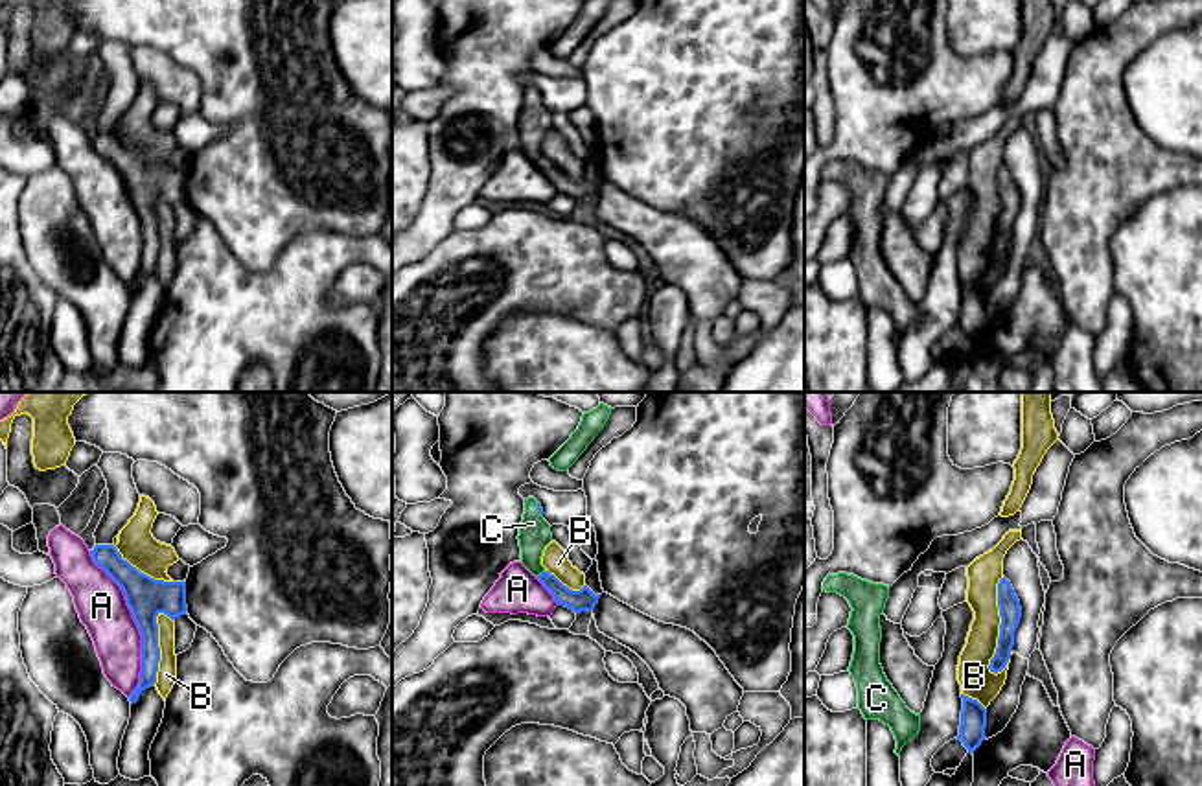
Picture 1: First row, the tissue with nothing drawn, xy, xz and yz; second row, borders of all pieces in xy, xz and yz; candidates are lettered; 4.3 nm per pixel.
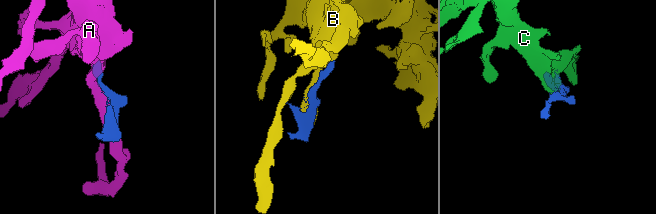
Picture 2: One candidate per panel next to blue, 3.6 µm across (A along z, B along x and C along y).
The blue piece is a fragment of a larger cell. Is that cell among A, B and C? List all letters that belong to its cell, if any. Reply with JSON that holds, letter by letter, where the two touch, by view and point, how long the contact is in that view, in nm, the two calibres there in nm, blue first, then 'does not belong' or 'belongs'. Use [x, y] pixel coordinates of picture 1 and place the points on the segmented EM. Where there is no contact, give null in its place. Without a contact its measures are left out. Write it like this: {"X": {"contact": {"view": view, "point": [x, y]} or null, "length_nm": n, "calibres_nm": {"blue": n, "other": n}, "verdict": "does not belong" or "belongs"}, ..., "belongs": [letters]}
{"A": {"contact": {"view": "xy", "point": [137, 624]}, "length_nm": 650, "calibres_nm": {"blue": 180, "other": 220}, "verdict": "does not belong"}, "B": {"contact": {"view": "yz", "point": [1000, 626]}, "length_nm": 440, "calibres_nm": {"blue": 100, "other": 150}, "verdict": "does not belong"}, "C": {"contact": {"view": "xz", "point": [542, 573]}, "length_nm": 50, "calibres_nm": {"blue": 100, "other": 140}, "verdict": "belongs"}, "belongs": ["C"]}

